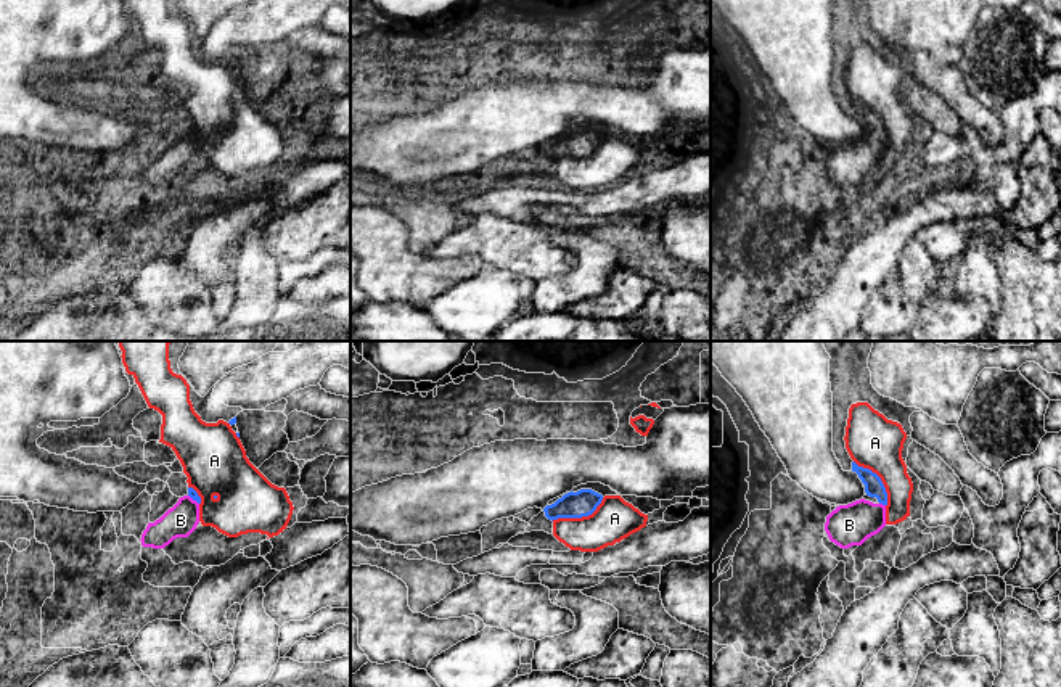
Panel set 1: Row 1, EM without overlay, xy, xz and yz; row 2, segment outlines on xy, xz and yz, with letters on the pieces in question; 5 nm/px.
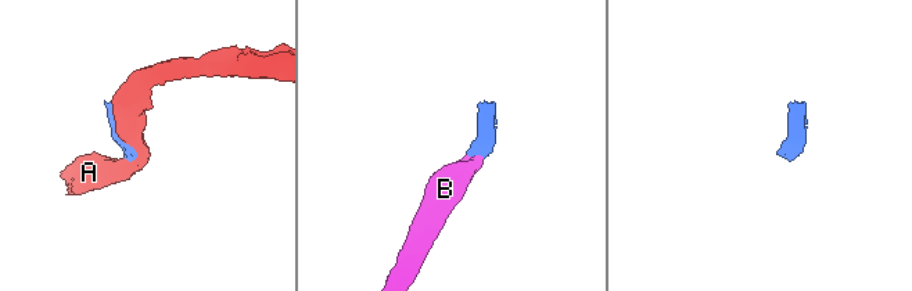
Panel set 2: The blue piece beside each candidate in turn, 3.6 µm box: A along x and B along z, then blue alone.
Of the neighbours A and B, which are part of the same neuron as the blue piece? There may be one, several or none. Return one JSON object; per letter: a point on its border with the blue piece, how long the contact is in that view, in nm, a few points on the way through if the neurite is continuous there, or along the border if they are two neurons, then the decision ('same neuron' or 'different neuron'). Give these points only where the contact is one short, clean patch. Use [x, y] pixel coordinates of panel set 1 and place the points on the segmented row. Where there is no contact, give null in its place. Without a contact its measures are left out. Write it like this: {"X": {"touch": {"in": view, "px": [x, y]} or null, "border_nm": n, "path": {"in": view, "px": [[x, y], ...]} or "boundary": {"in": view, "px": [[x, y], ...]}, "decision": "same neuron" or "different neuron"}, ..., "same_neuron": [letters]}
{"A": {"touch": {"in": "xz", "px": [579, 517]}, "border_nm": 280, "decision": "different neuron"}, "B": {"touch": {"in": "yz", "px": [883, 504]}, "border_nm": 40, "path": {"in": "yz", "px": [[873, 486], [880, 493], [883, 504], [868, 518], [849, 525]]}, "decision": "same neuron"}, "same_neuron": ["B"]}

